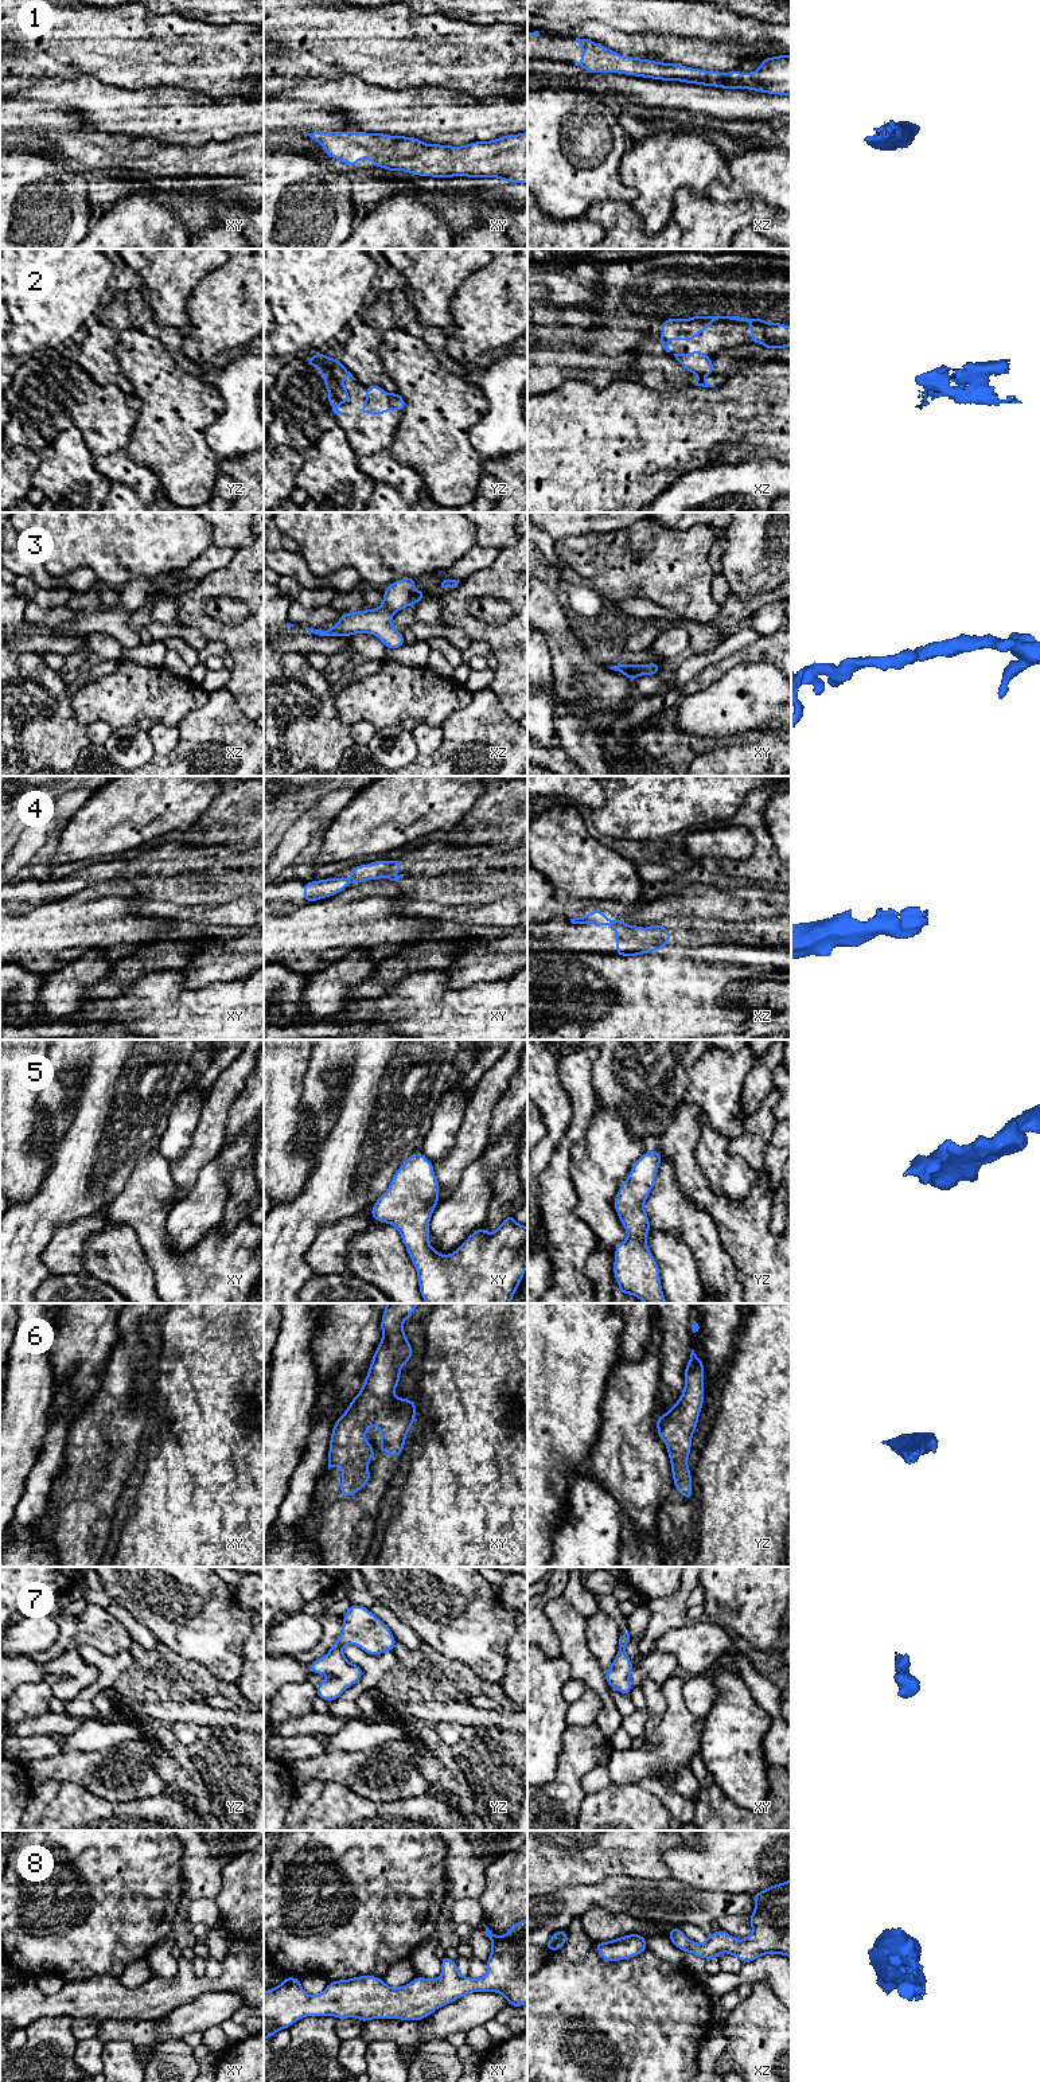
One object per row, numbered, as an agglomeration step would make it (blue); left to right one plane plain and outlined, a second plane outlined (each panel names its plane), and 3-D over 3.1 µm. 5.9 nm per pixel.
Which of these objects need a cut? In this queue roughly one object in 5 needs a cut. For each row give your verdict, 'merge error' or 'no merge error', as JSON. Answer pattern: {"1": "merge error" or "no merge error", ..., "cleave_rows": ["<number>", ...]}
{"1": "no merge error", "2": "merge error", "3": "no merge error", "4": "no merge error", "5": "no merge error", "6": "no merge error", "7": "no merge error", "8": "no merge error", "cleave_rows": ["2"]}

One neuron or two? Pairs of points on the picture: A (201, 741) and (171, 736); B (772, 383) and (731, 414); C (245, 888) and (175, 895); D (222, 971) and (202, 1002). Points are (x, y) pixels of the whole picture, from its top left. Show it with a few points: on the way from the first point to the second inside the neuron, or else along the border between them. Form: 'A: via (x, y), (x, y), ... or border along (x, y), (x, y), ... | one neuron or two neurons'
A: border along (178, 728), (176, 745), (168, 753), (156, 755) | two neurons
B: via (762, 394), (746, 410), (741, 410) | one neuron
C: via (228, 888), (221, 891), (193, 891) | one neuron
D: border along (236, 979), (197, 987), (183, 982) | two neurons

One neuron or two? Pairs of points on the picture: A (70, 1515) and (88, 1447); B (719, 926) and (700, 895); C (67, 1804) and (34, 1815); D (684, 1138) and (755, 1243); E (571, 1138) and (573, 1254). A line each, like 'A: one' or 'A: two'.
A: one
B: two
C: two
D: one
E: one

